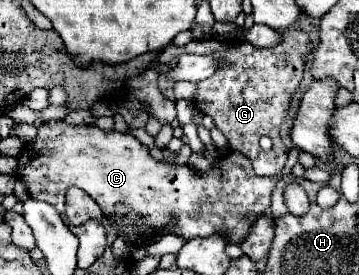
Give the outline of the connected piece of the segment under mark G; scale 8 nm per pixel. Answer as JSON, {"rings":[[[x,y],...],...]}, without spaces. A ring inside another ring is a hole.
{"rings":[[[287,30],[283,40],[273,48],[255,48],[249,42],[221,42],[217,38],[193,40],[183,48],[171,44],[161,52],[159,62],[169,64],[183,52],[217,58],[221,64],[217,66],[215,74],[197,84],[197,92],[193,96],[195,108],[215,120],[215,126],[229,140],[229,148],[247,156],[259,176],[277,176],[281,174],[289,152],[289,148],[281,142],[281,124],[287,118],[291,96],[303,80],[311,50],[311,40],[305,32]],[[261,136],[269,136],[273,140],[271,150],[265,152],[259,146]]]}

